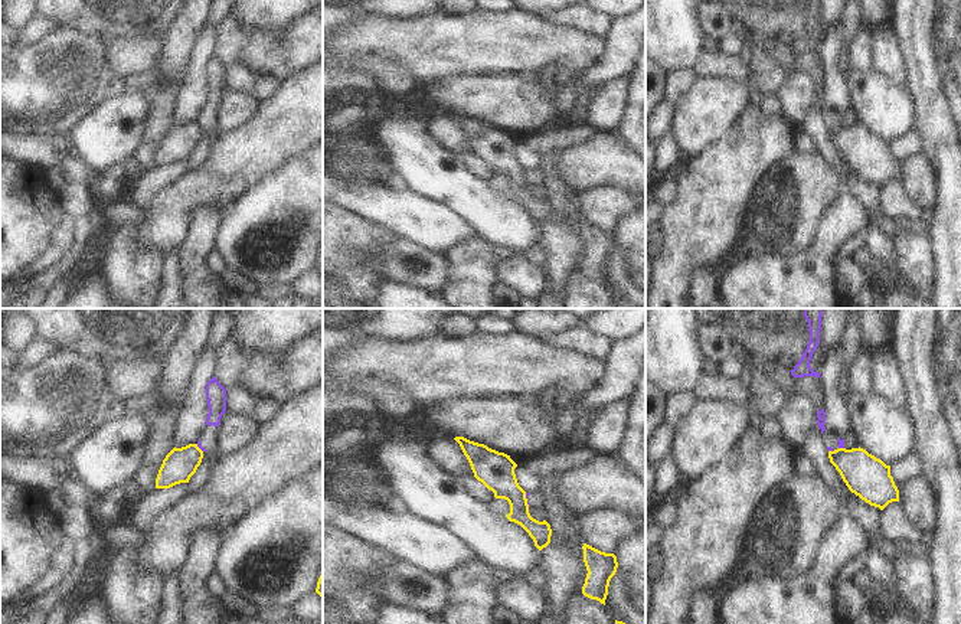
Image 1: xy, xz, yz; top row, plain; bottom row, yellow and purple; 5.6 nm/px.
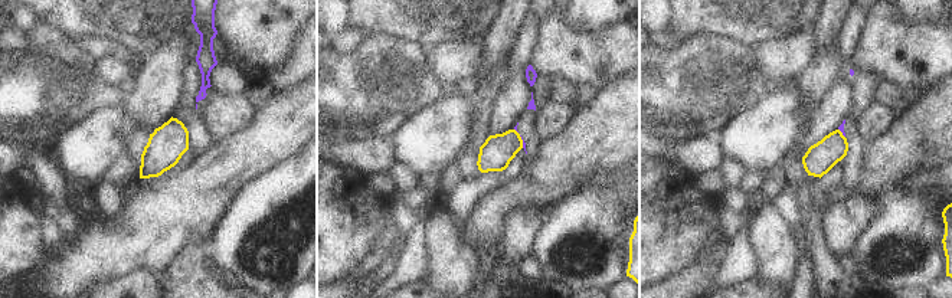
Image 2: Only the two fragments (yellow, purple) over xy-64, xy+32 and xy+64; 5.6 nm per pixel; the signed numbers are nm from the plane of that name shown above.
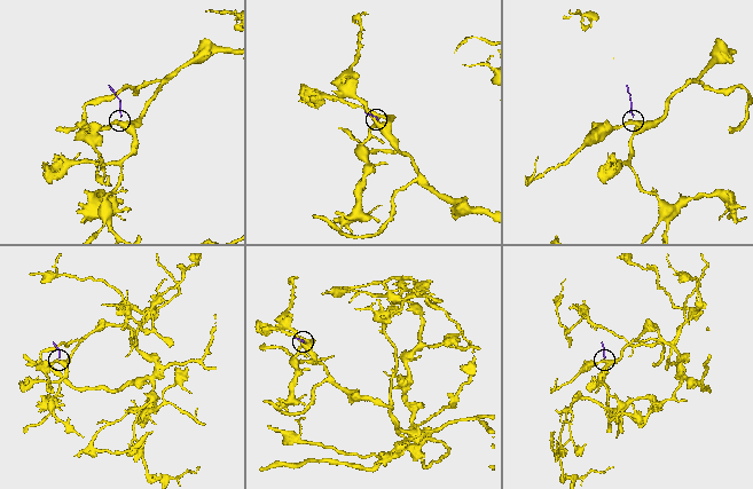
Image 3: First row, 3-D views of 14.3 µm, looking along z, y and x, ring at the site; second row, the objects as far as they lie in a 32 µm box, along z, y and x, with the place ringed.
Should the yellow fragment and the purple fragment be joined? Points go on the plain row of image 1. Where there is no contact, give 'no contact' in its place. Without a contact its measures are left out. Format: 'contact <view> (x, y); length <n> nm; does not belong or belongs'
contact xy (199, 126); length 60 nm; does not belong

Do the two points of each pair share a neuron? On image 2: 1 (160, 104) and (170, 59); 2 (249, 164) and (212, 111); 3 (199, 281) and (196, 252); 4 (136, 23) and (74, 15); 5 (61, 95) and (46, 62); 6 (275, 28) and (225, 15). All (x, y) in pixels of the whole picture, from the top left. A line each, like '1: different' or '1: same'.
1: same
2: different
3: same
4: same
5: same
6: same

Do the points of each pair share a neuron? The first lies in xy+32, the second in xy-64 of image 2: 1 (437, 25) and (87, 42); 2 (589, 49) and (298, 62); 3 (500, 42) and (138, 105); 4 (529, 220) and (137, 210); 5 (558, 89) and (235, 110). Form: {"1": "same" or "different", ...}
{"1": "different", "2": "same", "3": "same", "4": "different", "5": "different"}

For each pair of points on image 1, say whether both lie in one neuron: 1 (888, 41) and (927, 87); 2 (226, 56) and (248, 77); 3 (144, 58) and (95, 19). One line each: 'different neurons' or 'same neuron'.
1: different neurons
2: different neurons
3: different neurons

